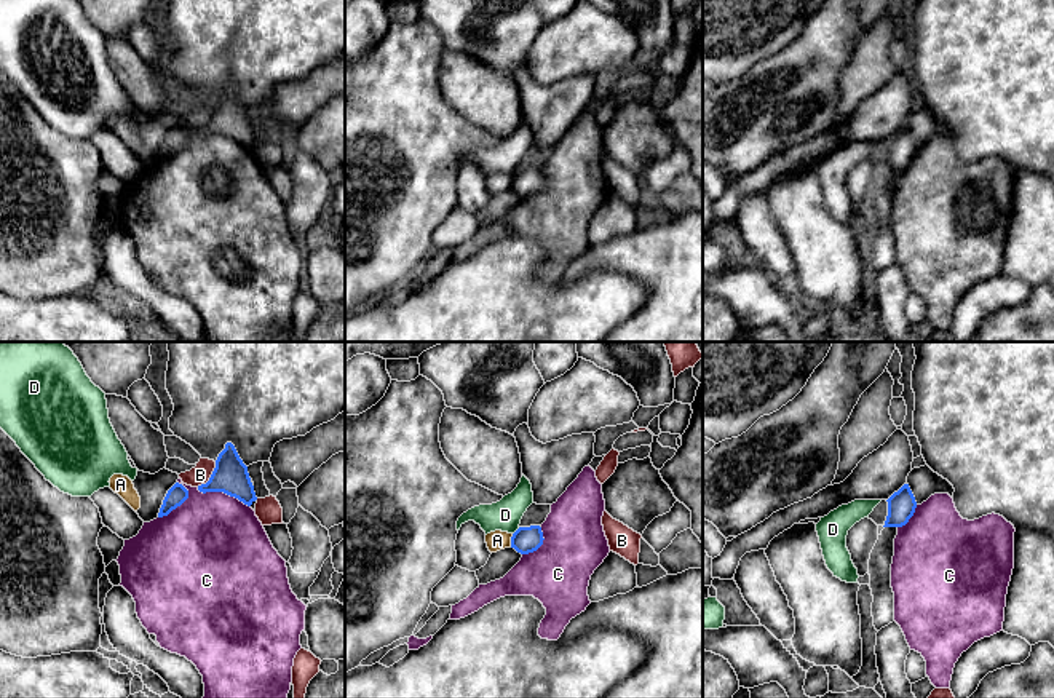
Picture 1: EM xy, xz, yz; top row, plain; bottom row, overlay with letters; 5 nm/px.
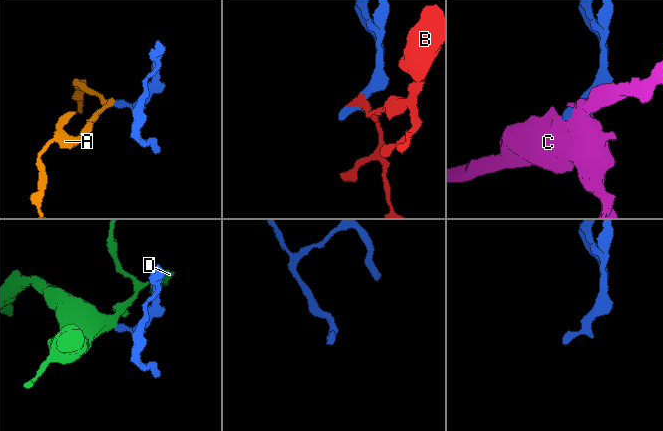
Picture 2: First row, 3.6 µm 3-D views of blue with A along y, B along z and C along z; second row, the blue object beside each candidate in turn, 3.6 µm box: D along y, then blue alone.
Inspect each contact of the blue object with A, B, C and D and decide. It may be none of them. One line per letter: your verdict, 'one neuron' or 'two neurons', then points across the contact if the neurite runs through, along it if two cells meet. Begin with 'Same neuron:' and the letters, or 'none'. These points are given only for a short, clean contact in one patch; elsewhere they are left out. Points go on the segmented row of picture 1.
Same neuron: none
A: two neurons; border xz (513, 534), (510, 545)
B: two neurons
C: two neurons
D: two neurons

